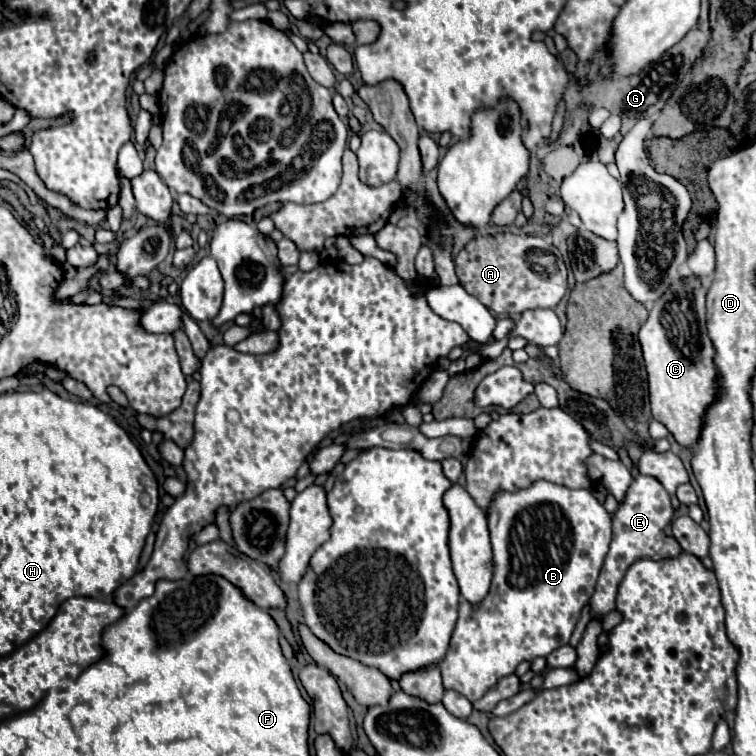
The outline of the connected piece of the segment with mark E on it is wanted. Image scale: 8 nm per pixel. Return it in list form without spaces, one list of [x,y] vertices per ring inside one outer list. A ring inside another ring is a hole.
[[[636,475],[626,491],[624,501],[612,513],[614,535],[612,535],[610,551],[600,569],[596,591],[590,597],[590,619],[602,621],[602,617],[606,613],[616,609],[616,593],[618,593],[620,581],[624,579],[624,575],[632,563],[636,563],[638,559],[664,561],[664,559],[678,557],[682,553],[682,547],[678,545],[678,541],[674,537],[666,535],[666,531],[664,531],[666,525],[672,521],[672,515],[674,515],[674,511],[670,505],[670,495],[658,483],[658,479],[654,479],[650,475]]]

